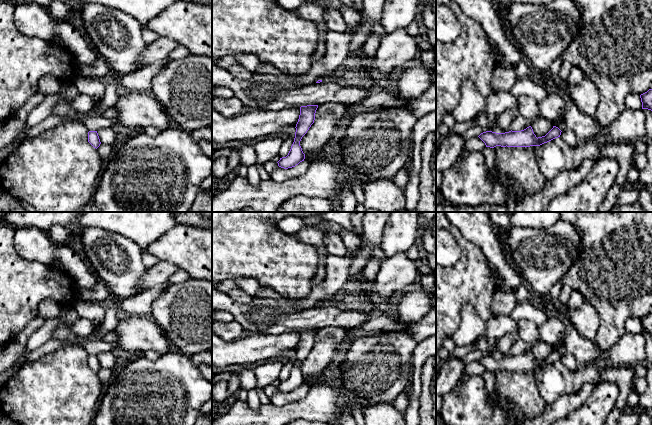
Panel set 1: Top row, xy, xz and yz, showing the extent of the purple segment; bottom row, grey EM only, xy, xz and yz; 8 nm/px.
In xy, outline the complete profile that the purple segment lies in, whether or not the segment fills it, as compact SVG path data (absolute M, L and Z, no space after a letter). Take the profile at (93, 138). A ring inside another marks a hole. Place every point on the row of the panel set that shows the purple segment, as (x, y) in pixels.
M97 131L88 132L88 142L96 149L100 146L101 142Z

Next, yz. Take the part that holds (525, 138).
M531 126L521 131L509 131L505 133L496 133L486 131L481 133L478 137L485 143L486 147L494 148L501 147L530 147L540 146L555 138L560 137L561 130L553 126L553 128L542 137L536 137Z

